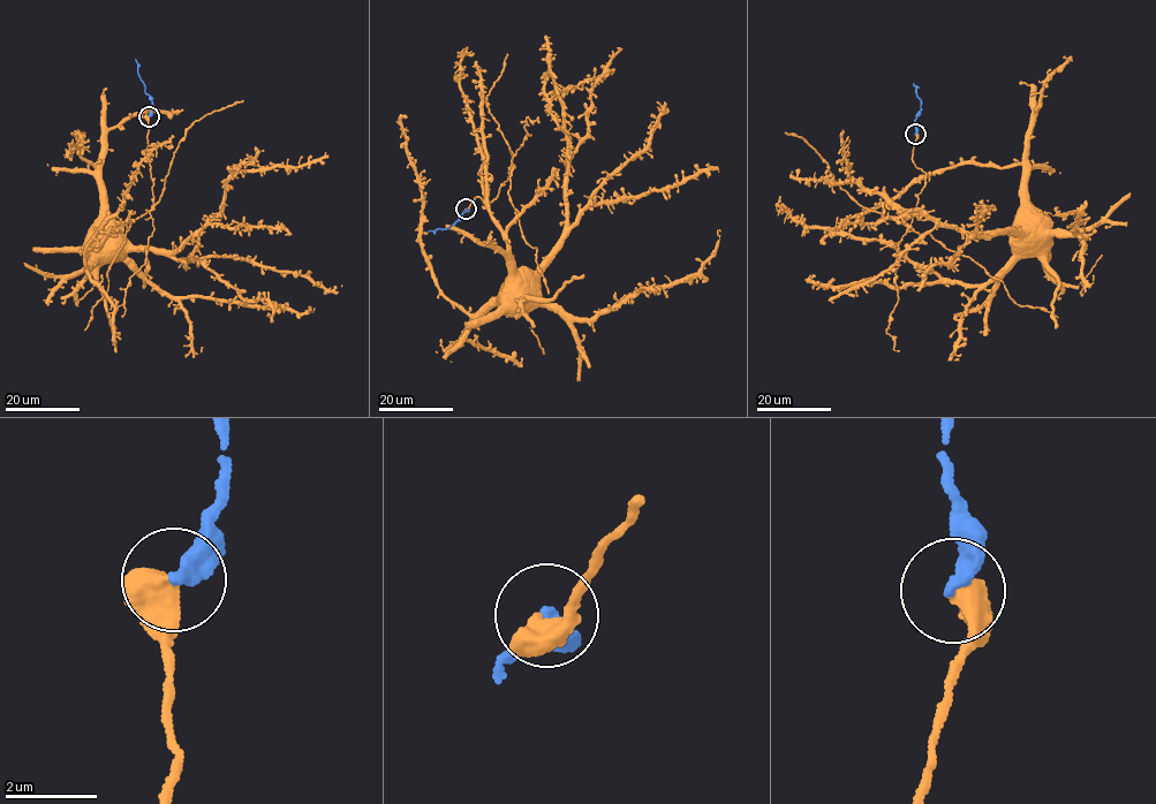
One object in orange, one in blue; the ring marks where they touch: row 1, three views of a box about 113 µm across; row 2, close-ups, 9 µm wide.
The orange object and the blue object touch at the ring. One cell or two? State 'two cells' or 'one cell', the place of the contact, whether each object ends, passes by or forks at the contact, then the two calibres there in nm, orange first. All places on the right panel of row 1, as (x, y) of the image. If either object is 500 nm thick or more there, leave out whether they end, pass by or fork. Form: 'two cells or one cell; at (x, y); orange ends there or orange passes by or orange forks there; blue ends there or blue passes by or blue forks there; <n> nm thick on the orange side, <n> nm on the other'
one cell; at (915, 134); 600 nm thick on the orange side, 340 nm on the other

